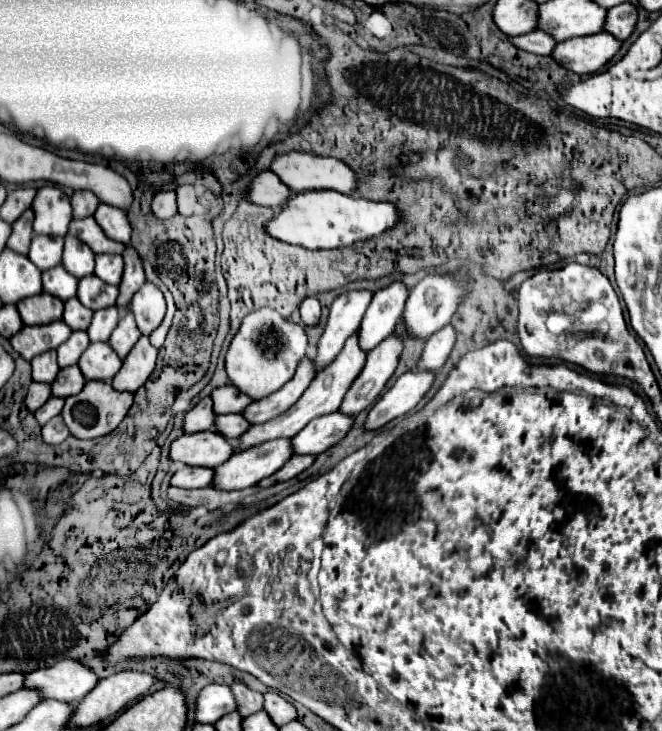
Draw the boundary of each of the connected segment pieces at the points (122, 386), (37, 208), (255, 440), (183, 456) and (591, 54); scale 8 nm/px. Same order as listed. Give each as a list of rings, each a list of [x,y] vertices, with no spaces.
[[[142,337],[136,343],[136,347],[128,353],[128,357],[124,359],[124,365],[116,373],[116,377],[112,381],[112,387],[116,391],[136,393],[146,383],[150,373],[154,371],[156,357],[158,357],[158,349],[152,347],[148,337]]]
[[[46,185],[36,191],[34,203],[34,233],[36,235],[66,235],[72,221],[70,197],[54,185]]]
[[[356,333],[346,341],[342,353],[324,369],[320,371],[314,381],[310,383],[310,387],[304,391],[304,395],[286,411],[282,413],[280,417],[276,419],[270,419],[262,425],[252,425],[248,427],[248,431],[244,435],[240,435],[240,443],[236,447],[236,451],[244,451],[244,449],[250,449],[250,447],[256,447],[256,445],[262,445],[266,441],[272,441],[272,439],[292,439],[292,435],[296,435],[300,429],[304,429],[312,419],[316,417],[322,417],[322,415],[330,415],[330,413],[336,413],[348,387],[352,385],[352,381],[358,377],[358,373],[362,371],[366,363],[366,355],[364,351],[358,349],[358,343],[356,343]]]
[[[216,431],[182,435],[170,445],[170,459],[184,465],[218,467],[234,453],[234,447]]]
[[[602,31],[596,35],[576,37],[556,43],[552,57],[568,71],[588,75],[604,67],[606,61],[610,61],[610,57],[618,49],[620,49],[620,41],[612,39],[606,31]]]

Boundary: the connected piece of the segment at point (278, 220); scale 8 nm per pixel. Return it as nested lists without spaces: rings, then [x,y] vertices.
[[[338,191],[292,193],[284,207],[264,225],[266,233],[278,241],[306,249],[338,249],[356,241],[376,237],[398,223],[398,211],[392,203],[376,203]]]

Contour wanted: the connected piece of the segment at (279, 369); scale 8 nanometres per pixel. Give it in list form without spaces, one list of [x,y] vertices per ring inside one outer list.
[[[262,307],[244,317],[238,333],[228,347],[226,371],[232,385],[236,385],[250,399],[260,401],[270,393],[278,391],[294,377],[298,363],[306,357],[306,349],[308,337],[304,325],[288,321],[276,309]]]

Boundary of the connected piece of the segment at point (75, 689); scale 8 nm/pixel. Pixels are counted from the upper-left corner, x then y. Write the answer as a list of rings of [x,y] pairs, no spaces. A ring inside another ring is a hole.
[[[62,659],[52,667],[42,667],[24,677],[24,687],[40,693],[42,699],[56,699],[78,705],[98,683],[98,677],[76,659]]]

